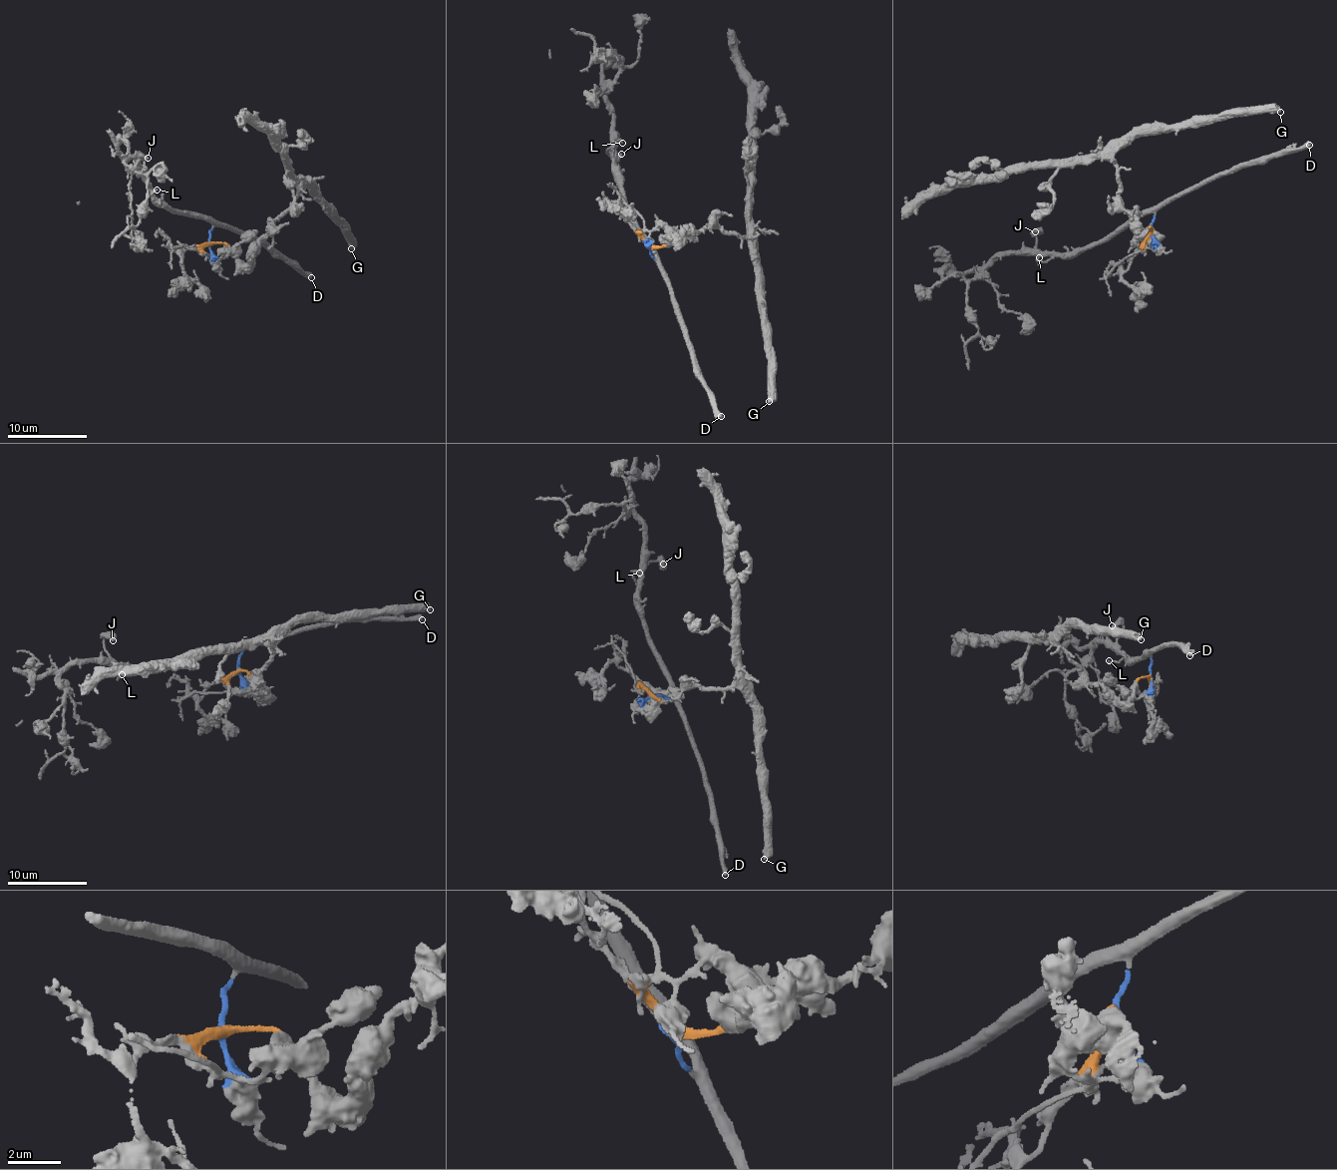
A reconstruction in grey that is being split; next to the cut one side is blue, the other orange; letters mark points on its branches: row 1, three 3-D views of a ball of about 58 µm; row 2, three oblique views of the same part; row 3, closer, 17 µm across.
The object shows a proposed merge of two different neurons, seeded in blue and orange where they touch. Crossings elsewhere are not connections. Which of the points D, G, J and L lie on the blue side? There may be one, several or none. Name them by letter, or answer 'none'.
D, J, L

